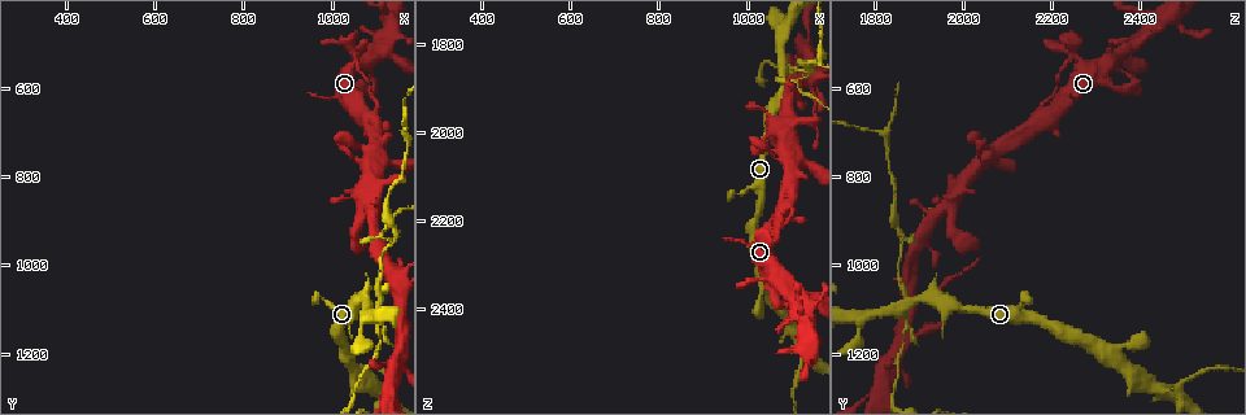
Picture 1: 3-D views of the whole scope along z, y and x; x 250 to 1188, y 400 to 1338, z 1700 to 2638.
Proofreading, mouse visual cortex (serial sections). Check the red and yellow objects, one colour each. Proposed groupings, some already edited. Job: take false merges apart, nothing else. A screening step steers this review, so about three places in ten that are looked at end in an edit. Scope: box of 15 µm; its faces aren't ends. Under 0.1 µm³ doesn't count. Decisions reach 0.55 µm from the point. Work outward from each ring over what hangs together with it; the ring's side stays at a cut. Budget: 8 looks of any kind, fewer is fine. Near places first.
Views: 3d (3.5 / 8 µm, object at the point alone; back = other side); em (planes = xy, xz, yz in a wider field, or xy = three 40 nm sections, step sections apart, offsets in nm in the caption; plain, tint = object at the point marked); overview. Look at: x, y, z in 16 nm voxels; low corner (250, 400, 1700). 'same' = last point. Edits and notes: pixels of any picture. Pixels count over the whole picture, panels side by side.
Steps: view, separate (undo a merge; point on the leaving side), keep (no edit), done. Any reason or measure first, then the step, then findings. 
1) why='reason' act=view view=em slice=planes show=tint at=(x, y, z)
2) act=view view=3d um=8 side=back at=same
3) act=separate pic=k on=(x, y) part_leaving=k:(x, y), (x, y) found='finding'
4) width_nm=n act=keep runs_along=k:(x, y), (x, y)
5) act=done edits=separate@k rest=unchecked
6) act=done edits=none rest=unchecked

why='sharp bend' act=view view=3d um=8 side=back at=(1085, 1105, 1870)

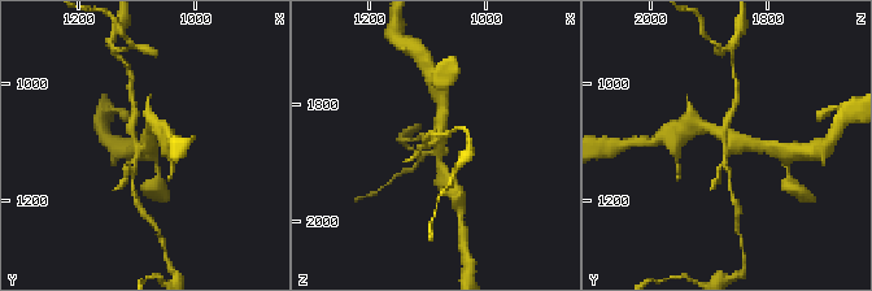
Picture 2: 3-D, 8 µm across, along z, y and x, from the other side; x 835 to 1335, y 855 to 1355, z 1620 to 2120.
arms=4 arm_widths_nm=150,200,250,400 act=view view=em slice=xy step=5 show=tint at=(1085, 1100, 1865)

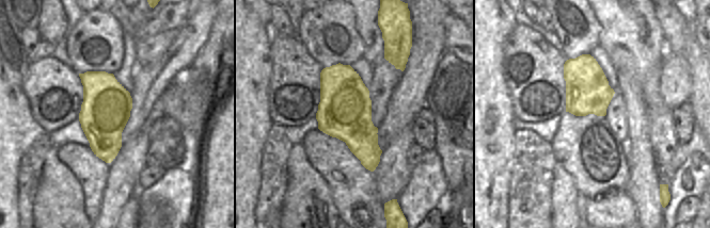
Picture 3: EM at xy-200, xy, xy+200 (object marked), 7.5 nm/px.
act=separate pic=2 on=(133, 121) part_leaving=2:(139, 146), (133, 137), (131, 95) found='two cells meet here'

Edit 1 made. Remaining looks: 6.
why='looks like a crossing' act=view view=3d um=8 at=(1110, 755, 2055)

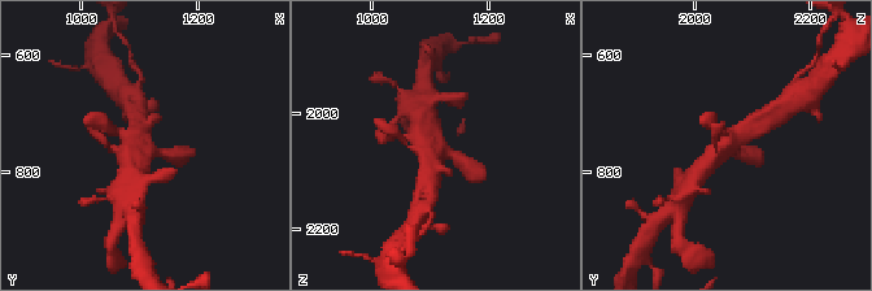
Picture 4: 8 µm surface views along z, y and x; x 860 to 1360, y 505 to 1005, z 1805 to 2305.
why='zoom in' act=view view=3d um=3.5 at=(1105, 760, 2065)

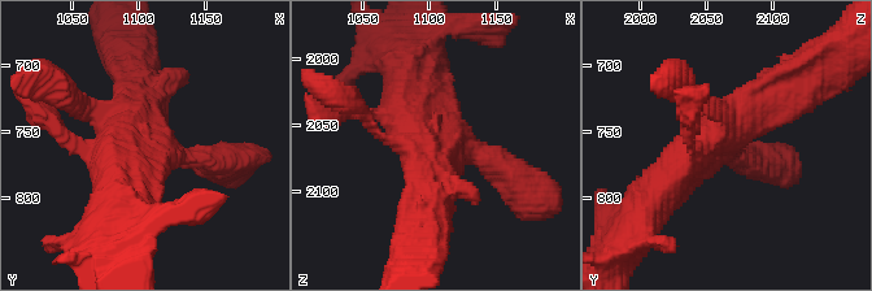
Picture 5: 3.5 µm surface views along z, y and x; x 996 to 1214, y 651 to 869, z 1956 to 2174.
act=keep runs_along=5:(794, 87), (705, 139), (665, 187) found='continuous, no second cell'

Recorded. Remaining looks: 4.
why='looks like a crossing' act=view view=3d um=8 at=(1135, 1285, 1810)

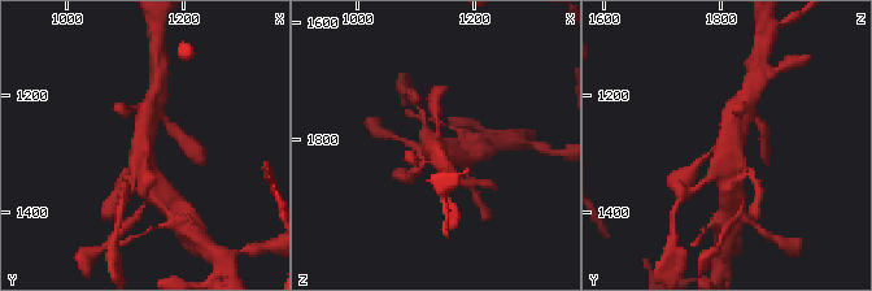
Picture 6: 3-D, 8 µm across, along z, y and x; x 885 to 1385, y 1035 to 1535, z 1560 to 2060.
why='zoom in' act=view view=3d um=3.5 side=back at=(1135, 1285, 1810)

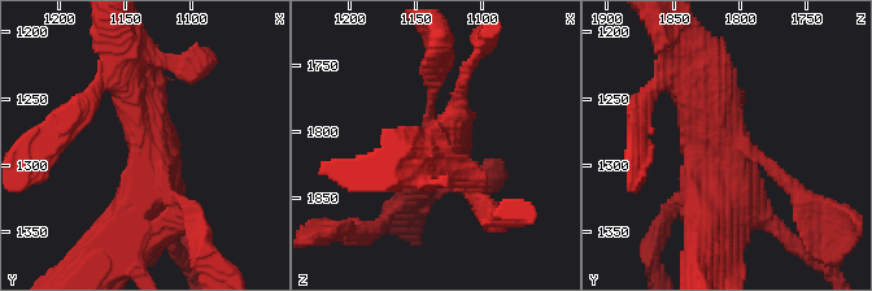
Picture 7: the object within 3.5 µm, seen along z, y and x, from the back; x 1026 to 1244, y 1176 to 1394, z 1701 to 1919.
why='shape alone is not enough' act=view view=em slice=planes show=tint at=(1130, 1284, 1806)

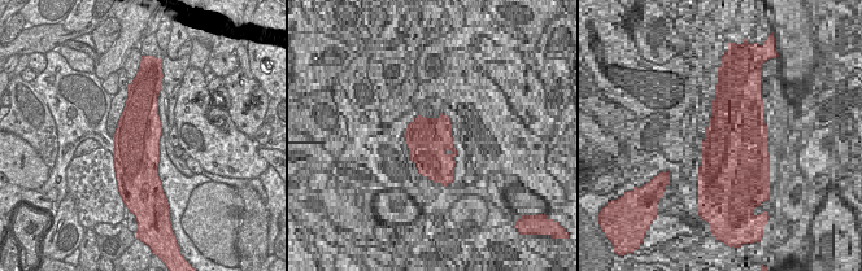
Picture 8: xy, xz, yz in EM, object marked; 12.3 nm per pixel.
arm_widths_nm=200,300,400,500 act=keep found='all the same cell'

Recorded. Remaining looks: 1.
act=done edits=separate@2 rest=unchecked

